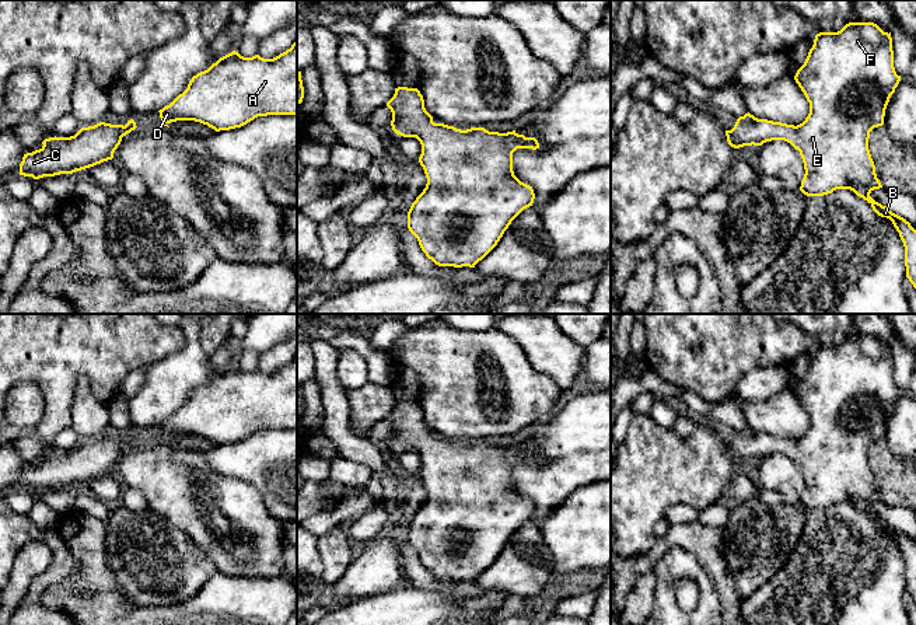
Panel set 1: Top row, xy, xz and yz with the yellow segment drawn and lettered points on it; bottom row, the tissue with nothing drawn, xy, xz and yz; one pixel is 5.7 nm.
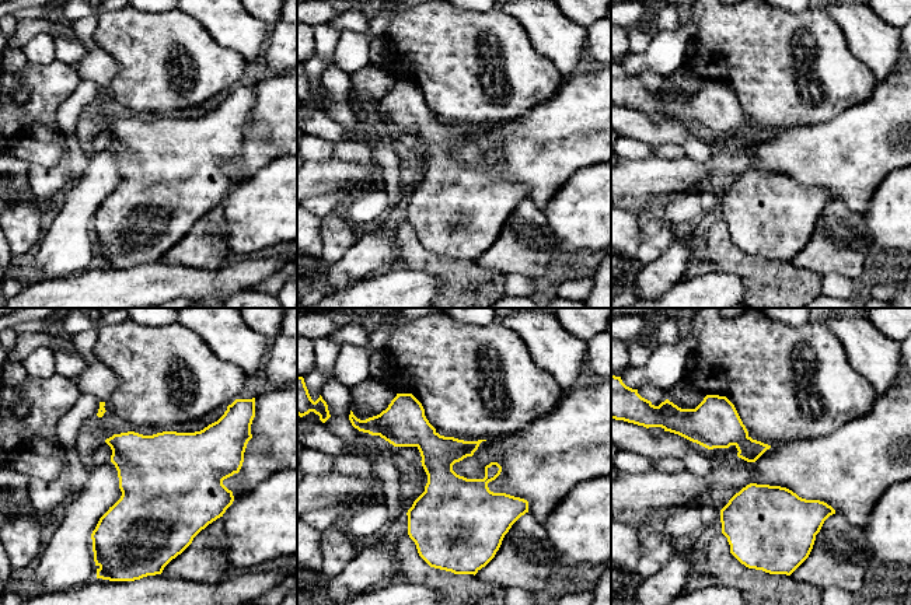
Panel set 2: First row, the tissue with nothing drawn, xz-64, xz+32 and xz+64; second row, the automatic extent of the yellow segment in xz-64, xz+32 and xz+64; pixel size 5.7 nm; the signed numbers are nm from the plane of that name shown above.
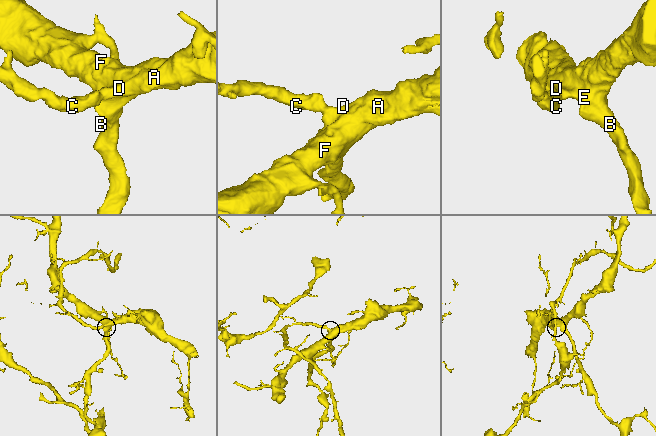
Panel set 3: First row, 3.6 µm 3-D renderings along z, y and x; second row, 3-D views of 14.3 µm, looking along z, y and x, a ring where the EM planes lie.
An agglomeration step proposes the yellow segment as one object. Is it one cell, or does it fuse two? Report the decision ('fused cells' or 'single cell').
single cell

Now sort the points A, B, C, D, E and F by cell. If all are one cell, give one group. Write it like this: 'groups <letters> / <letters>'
groups A B C D E F

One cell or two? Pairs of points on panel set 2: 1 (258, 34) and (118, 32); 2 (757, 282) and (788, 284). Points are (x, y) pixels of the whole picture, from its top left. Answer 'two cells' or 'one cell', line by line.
1: two cells
2: one cell

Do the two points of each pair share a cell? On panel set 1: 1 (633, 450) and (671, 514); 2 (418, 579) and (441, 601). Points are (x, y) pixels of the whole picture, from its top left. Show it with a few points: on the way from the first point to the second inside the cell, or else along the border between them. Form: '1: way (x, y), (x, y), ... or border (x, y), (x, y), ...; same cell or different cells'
1: border (699, 509), (691, 505), (672, 505), (661, 519); different cells
2: border (404, 583), (412, 587), (447, 592), (462, 600); different cells

